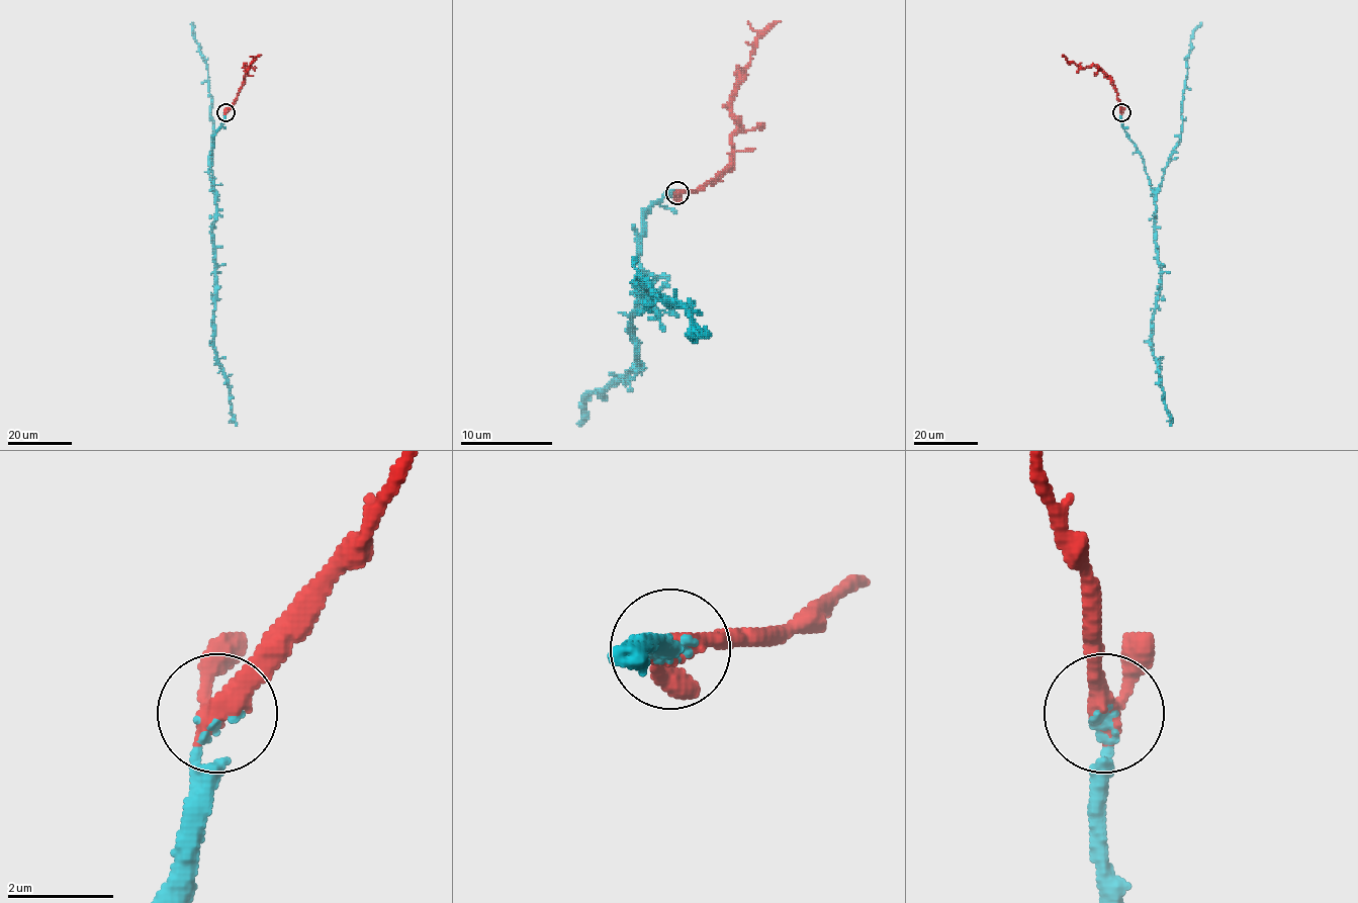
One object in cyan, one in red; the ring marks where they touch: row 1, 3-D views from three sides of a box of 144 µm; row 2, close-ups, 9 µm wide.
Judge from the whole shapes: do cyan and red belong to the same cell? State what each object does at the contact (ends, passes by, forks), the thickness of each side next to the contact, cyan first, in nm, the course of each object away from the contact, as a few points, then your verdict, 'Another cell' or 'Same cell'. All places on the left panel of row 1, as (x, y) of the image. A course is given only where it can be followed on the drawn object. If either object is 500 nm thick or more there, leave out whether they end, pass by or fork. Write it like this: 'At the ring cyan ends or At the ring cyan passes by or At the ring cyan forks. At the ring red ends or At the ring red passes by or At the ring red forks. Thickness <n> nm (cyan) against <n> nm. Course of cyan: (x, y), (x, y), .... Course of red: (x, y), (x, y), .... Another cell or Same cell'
At the ring cyan ends. At the ring red passes by. Thickness 160 nm (cyan) against 380 nm. Course of cyan: (225, 112), (213, 140), (211, 160), (216, 220), (213, 348), (237, 426). Course of red: (225, 112), (236, 98), (247, 68), (245, 66), (261, 54). Same cell

